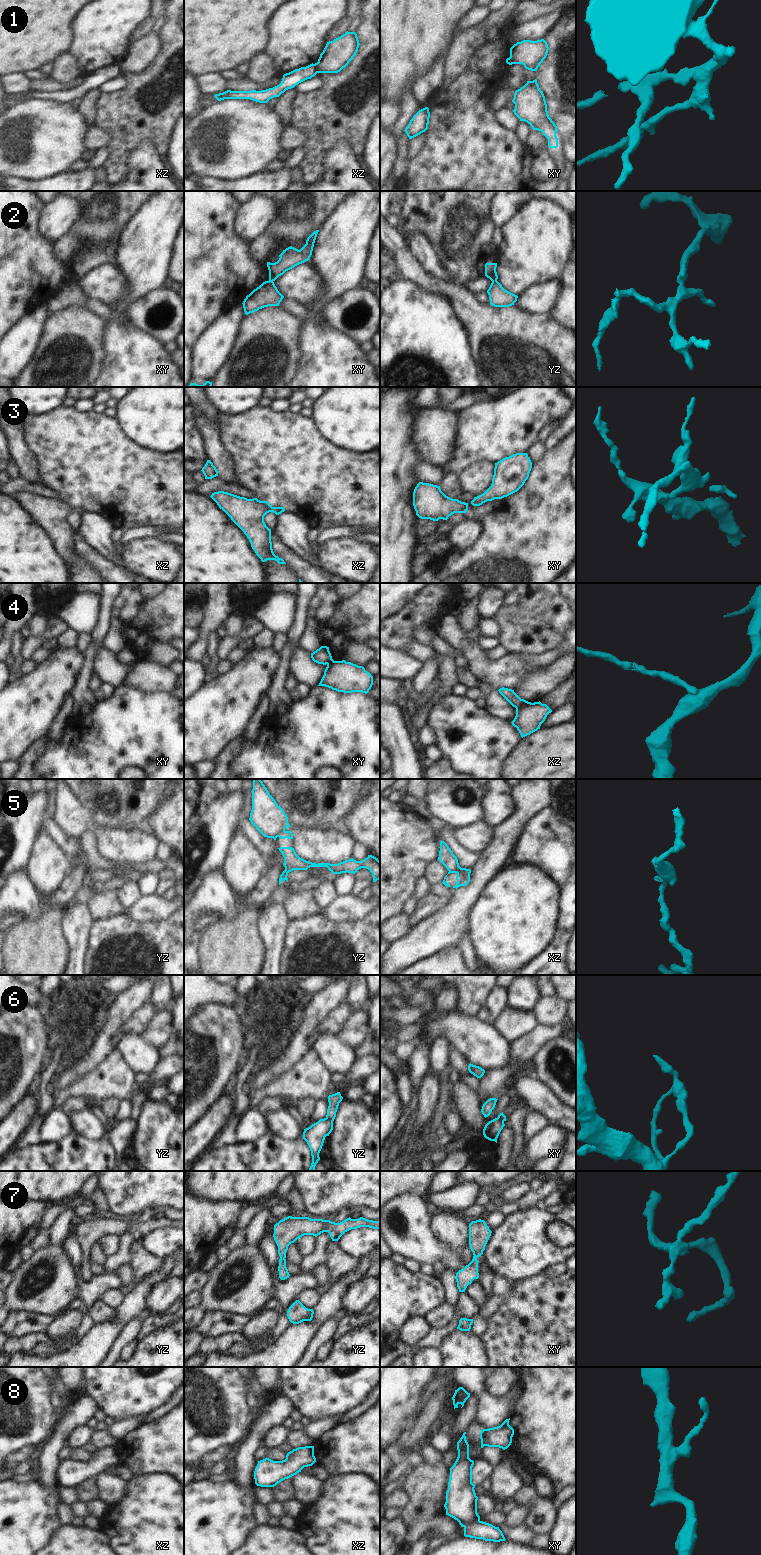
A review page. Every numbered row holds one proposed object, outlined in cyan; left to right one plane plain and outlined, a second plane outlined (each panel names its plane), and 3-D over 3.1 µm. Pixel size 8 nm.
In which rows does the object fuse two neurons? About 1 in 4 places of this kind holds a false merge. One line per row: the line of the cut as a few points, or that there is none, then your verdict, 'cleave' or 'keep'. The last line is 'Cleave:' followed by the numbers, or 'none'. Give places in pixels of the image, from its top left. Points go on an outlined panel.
1: xz (314, 64), (318, 72) | cleave
2: yz (492, 280), (496, 281) | cleave
3: no cut | keep
4: xz (528, 702), (516, 708) | cleave
5: xz (449, 870), (459, 872), (464, 876), (461, 885) | cleave
6: yz (325, 1118), (332, 1121) | cleave
7: no cut | keep
8: no cut | keep
Cleave: 1, 2, 4, 5, 6

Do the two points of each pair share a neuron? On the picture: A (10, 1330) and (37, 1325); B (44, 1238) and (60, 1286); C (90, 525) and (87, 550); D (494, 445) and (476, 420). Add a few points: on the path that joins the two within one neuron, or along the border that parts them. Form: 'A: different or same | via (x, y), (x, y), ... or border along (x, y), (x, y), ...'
A: same | via (17, 1325), (30, 1325)
B: different | border along (49, 1243), (35, 1251)
C: different | border along (78, 529), (85, 539), (99, 552), (103, 560)
D: same | via (492, 439), (491, 435), (482, 426)

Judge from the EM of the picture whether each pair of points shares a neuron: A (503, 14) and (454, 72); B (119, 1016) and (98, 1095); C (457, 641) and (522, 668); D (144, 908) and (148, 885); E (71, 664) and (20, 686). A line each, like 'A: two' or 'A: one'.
A: one
B: two
C: one
D: two
E: one

